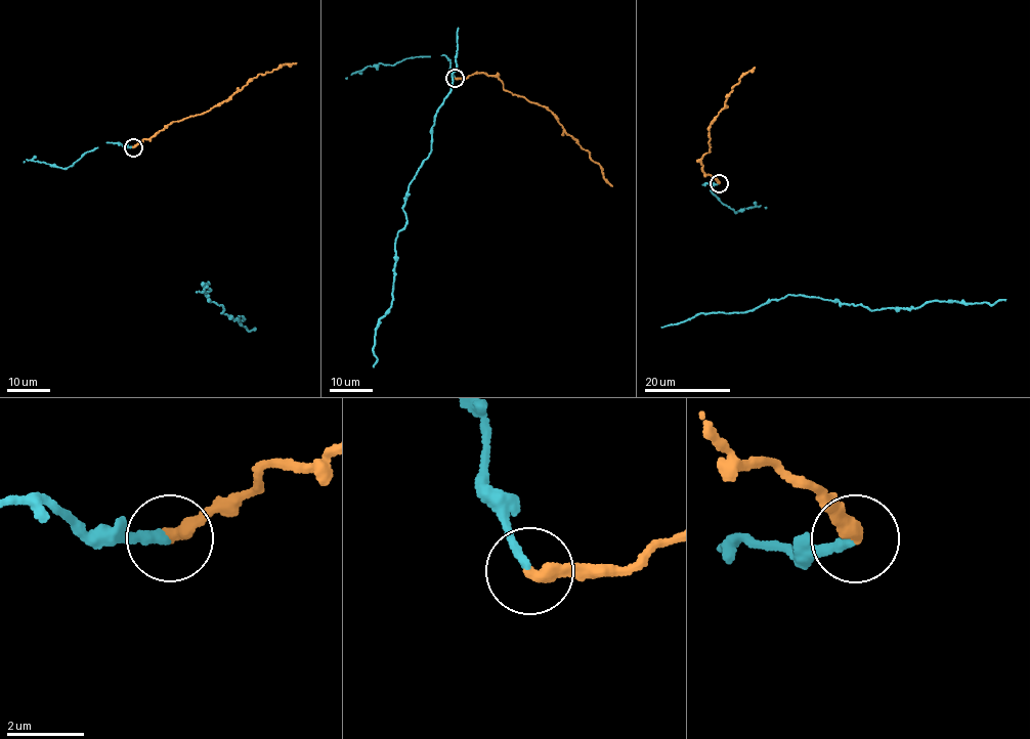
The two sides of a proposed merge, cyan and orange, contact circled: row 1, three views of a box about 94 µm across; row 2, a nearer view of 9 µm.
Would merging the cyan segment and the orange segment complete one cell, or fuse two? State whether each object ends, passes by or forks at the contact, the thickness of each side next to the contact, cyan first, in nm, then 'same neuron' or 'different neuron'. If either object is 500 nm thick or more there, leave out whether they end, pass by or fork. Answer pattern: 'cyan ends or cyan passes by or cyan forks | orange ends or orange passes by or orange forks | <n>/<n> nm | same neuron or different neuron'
cyan ends | orange ends | 240/360 nm | same neuron

